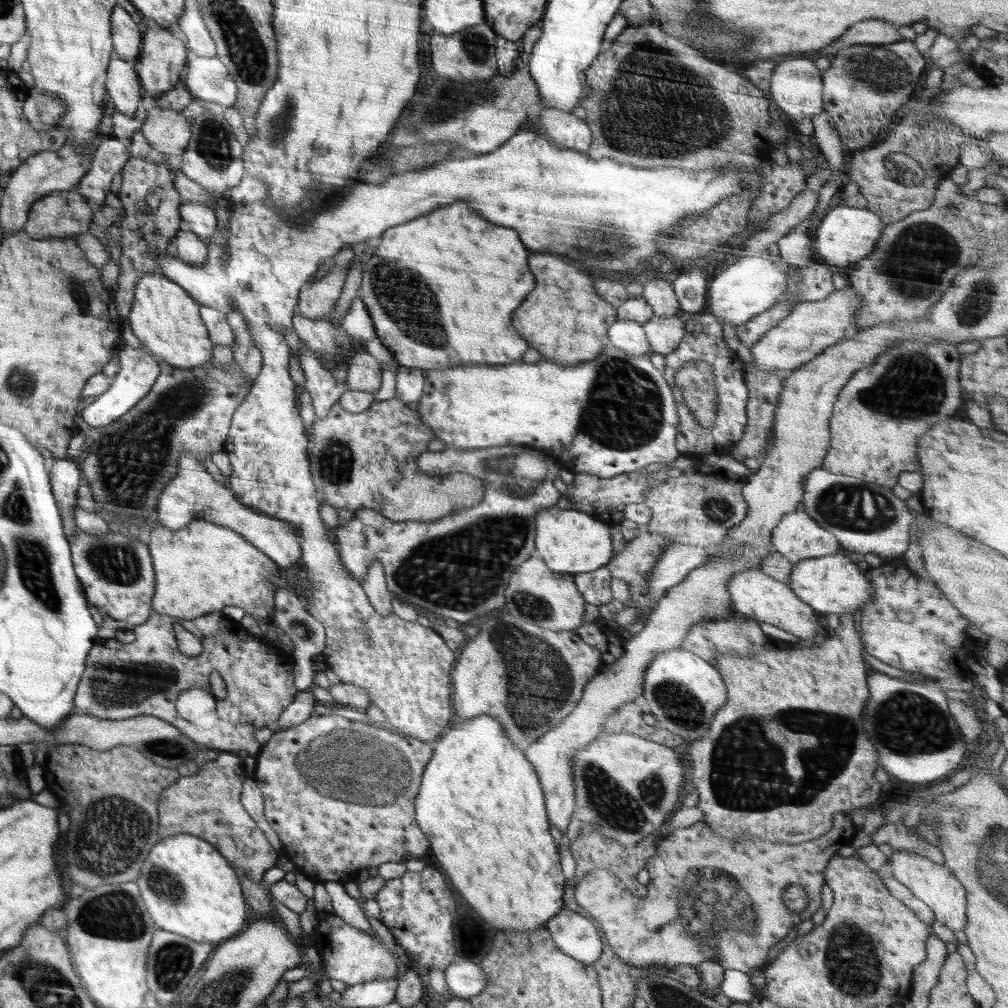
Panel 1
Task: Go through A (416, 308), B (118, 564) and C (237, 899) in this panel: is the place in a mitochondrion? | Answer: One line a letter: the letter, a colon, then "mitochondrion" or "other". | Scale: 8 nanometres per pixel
A: mitochondrion
B: mitochondrion
C: other

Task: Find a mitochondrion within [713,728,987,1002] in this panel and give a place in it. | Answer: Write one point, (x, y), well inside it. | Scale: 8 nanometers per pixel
(852, 964)

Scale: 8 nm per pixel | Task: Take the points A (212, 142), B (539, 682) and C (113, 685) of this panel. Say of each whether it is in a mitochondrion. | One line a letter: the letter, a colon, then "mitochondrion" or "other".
A: mitochondrion
B: mitochondrion
C: mitochondrion

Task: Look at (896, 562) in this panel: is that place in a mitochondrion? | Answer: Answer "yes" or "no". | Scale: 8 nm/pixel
no

